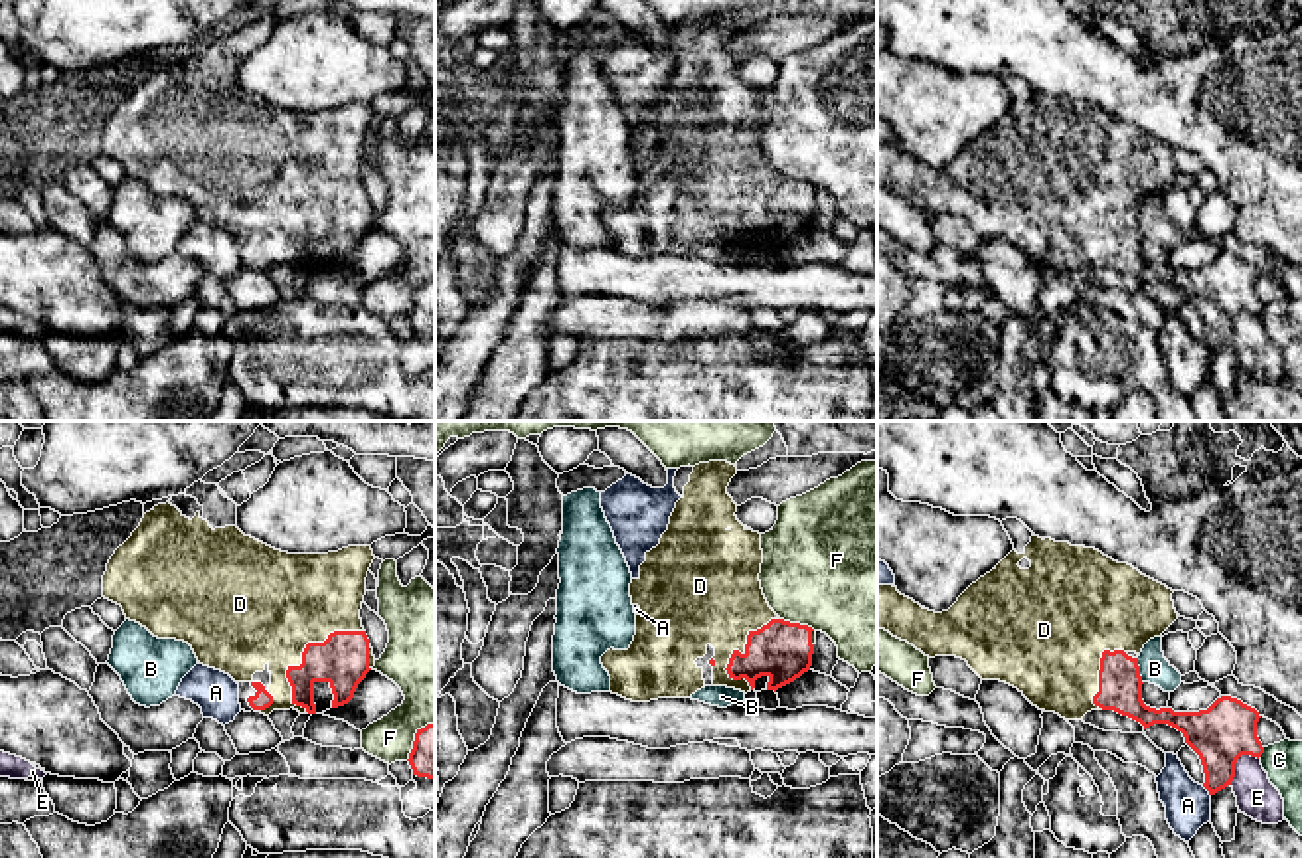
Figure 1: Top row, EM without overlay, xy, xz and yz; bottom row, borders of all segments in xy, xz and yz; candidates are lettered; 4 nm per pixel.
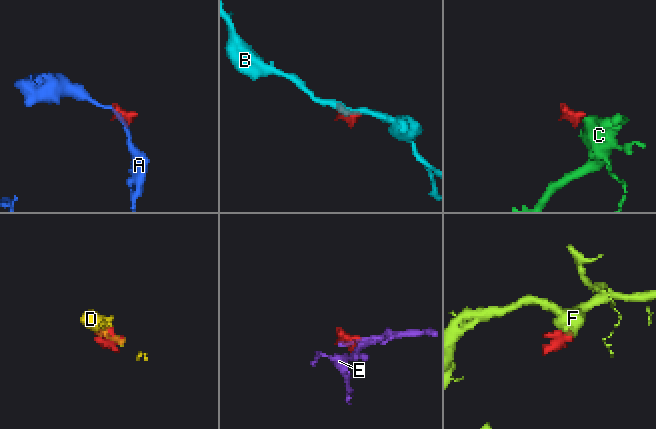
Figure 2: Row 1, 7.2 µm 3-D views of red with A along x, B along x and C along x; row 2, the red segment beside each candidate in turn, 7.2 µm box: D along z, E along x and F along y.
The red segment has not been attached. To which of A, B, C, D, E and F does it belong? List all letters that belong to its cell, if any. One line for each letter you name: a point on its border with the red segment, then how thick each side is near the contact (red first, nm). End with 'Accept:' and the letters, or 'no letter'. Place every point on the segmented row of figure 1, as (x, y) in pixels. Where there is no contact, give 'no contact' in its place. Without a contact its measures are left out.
D: contact xy (305, 651); calibres 220 and 460 nm
Accept: D

